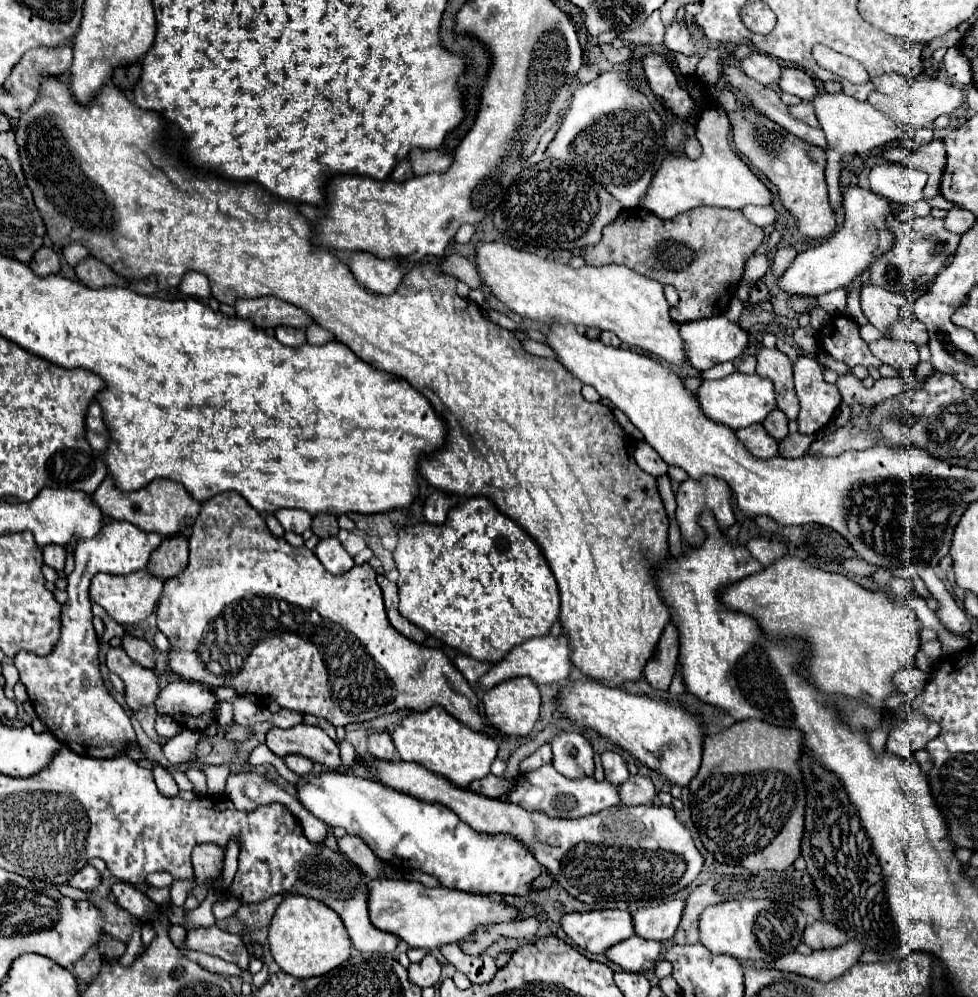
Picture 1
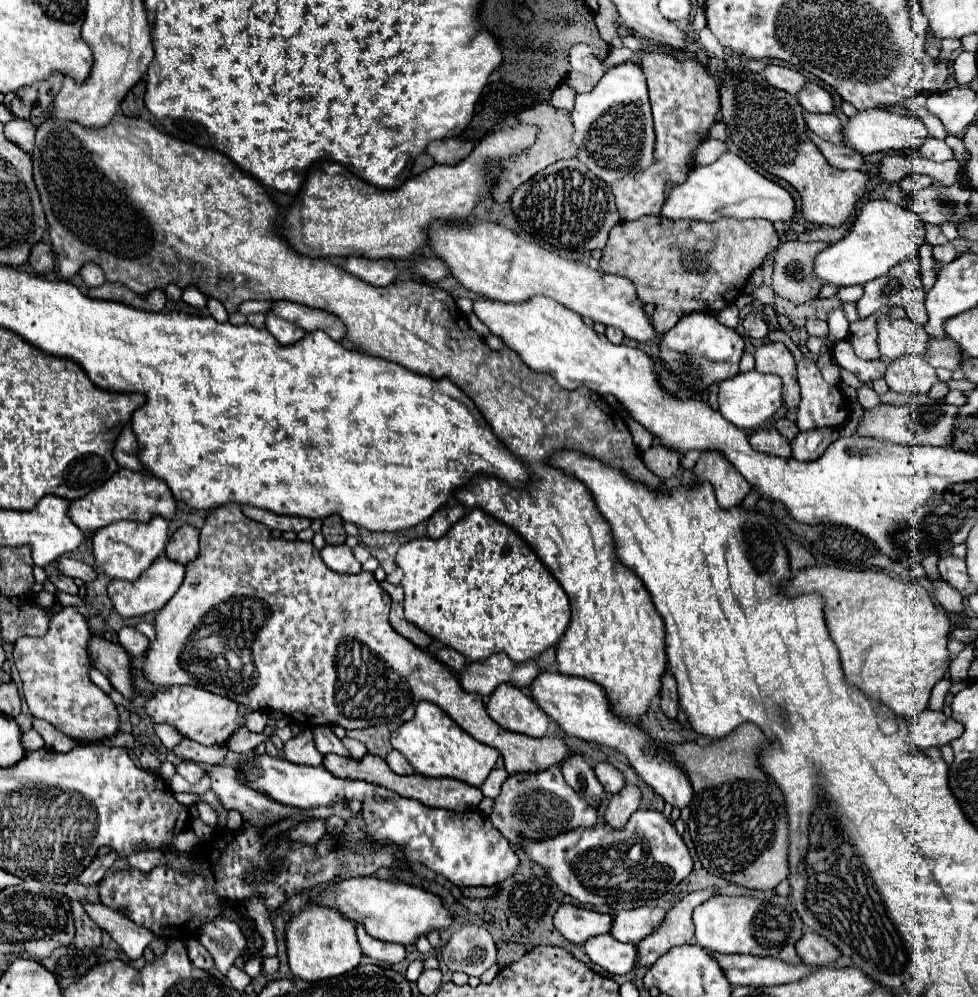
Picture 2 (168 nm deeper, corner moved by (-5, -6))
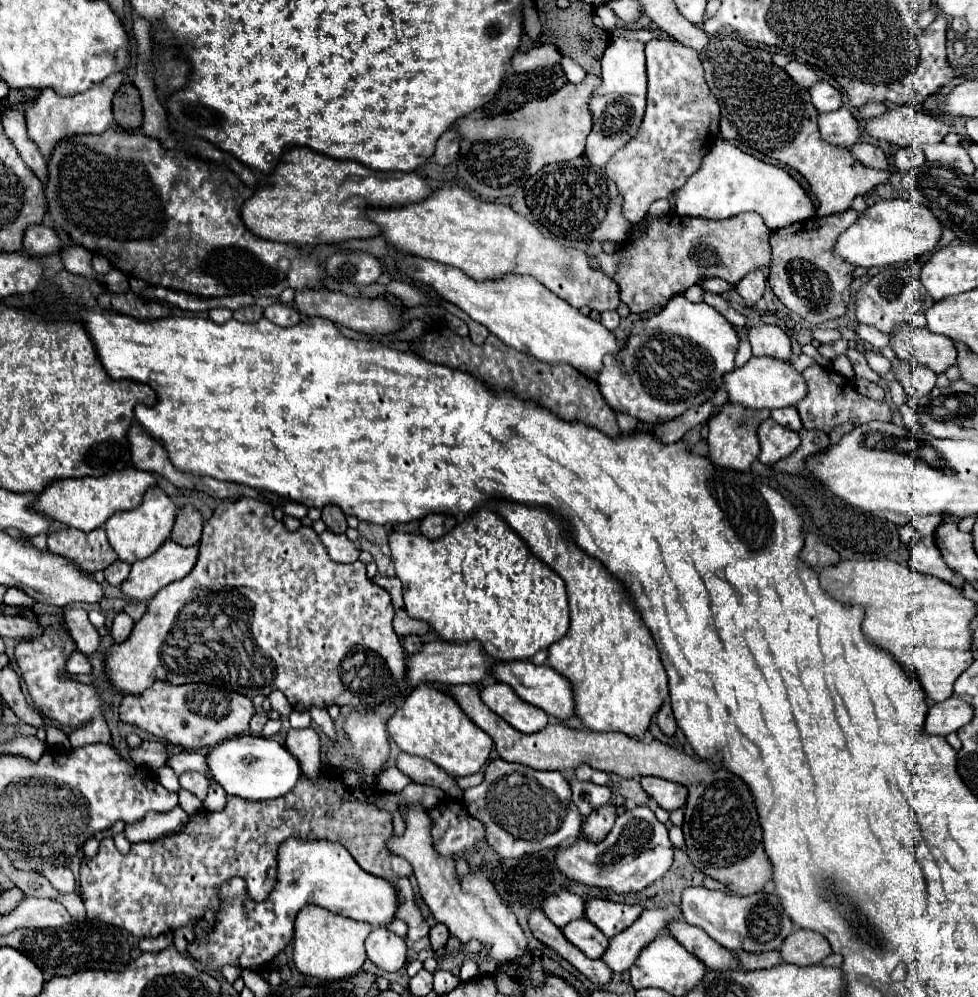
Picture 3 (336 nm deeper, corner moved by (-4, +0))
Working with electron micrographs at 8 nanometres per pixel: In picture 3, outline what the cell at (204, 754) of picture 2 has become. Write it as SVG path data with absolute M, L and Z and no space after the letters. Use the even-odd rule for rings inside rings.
M160 740L144 742L140 748L132 750L132 760L138 766L144 766L148 770L158 770L160 766L164 766L168 756L170 756L168 746L164 742L160 742Z

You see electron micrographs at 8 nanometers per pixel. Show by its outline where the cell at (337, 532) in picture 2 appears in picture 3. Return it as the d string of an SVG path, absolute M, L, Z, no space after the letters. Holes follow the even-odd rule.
M338 506L322 508L322 520L328 526L328 530L334 532L334 534L342 534L348 528L346 526L346 516L344 516L344 512Z

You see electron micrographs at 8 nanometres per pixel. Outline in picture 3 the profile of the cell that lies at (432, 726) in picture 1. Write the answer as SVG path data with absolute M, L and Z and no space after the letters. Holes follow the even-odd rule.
M424 684L416 686L412 694L400 702L396 714L388 720L388 732L400 750L434 762L454 778L476 774L486 764L494 746L492 738L458 708L454 698Z

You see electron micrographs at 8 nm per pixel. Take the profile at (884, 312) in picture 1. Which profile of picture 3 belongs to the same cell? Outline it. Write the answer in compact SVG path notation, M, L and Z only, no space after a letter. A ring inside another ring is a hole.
M910 324L896 326L896 330L892 330L890 348L898 358L928 366L938 374L956 364L956 348L950 338L932 334L926 328L914 328Z

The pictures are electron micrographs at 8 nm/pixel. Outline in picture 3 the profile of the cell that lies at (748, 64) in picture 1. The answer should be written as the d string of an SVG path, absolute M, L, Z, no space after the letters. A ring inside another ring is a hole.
M788 62L788 64L784 66L784 70L786 70L786 74L788 74L796 84L800 84L800 86L804 86L804 88L810 88L814 82L818 82L816 72L814 72L810 66L806 66L806 64Z

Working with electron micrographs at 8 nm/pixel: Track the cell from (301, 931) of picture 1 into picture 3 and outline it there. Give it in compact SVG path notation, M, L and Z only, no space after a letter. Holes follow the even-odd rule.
M304 906L294 924L294 938L292 938L292 958L296 968L314 978L322 980L334 980L344 978L350 974L360 972L366 952L364 952L364 940L372 932L372 926L364 922L354 922L342 916L336 916L320 906Z

